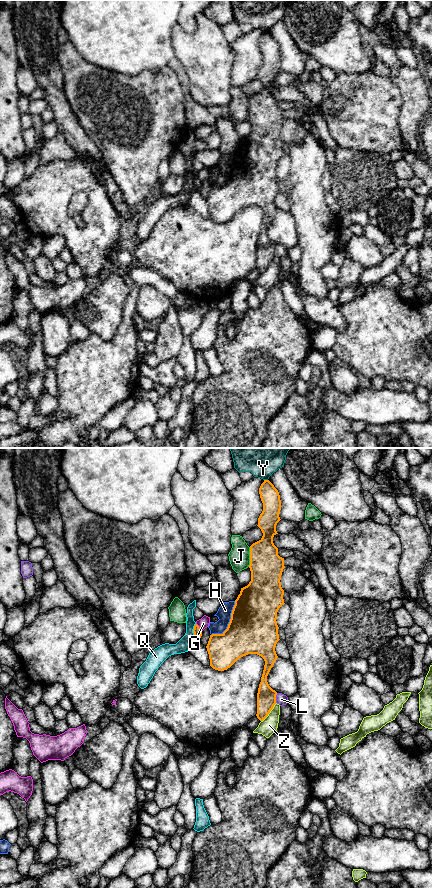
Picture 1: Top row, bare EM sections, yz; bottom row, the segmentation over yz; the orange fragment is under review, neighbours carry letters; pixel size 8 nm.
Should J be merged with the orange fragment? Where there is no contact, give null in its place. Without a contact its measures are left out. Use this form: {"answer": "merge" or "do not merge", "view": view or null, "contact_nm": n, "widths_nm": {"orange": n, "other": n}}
{"answer": "do not merge", "view": "yz", "contact_nm": 160, "widths_nm": {"orange": 260, "other": 170}}

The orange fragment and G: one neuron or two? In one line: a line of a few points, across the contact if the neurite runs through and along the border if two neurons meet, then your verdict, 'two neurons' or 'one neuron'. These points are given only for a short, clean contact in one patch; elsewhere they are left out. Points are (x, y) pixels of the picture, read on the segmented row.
line yz (196, 623), (201, 631); two neurons

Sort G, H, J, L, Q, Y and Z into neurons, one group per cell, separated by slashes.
G / H / J / L / Q / Y / Z

